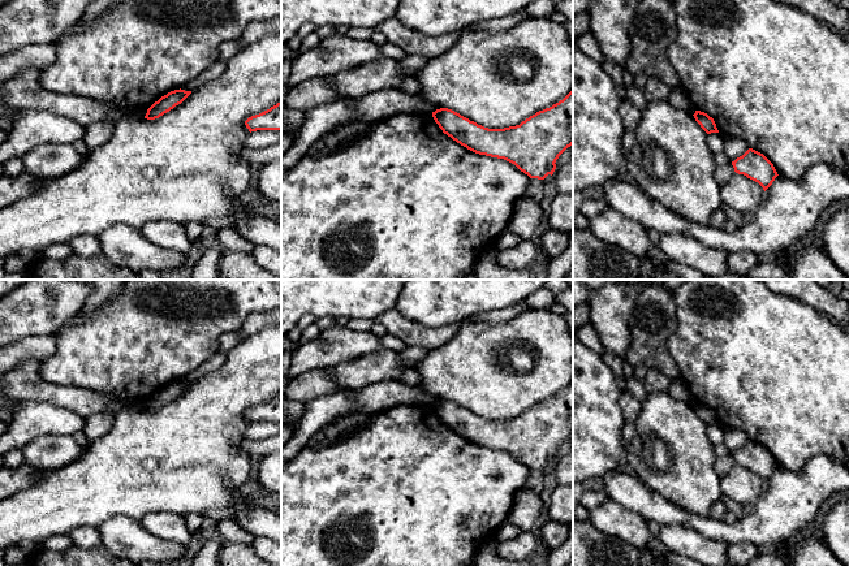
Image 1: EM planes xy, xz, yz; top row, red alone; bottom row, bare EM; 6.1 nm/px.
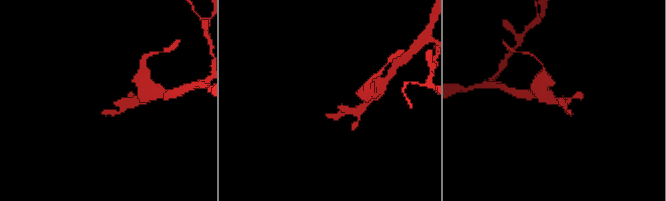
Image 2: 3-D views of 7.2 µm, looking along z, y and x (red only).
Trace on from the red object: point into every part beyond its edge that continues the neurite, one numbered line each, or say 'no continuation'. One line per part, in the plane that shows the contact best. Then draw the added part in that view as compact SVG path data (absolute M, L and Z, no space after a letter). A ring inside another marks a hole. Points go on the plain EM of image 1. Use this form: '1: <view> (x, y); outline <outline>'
no continuation

